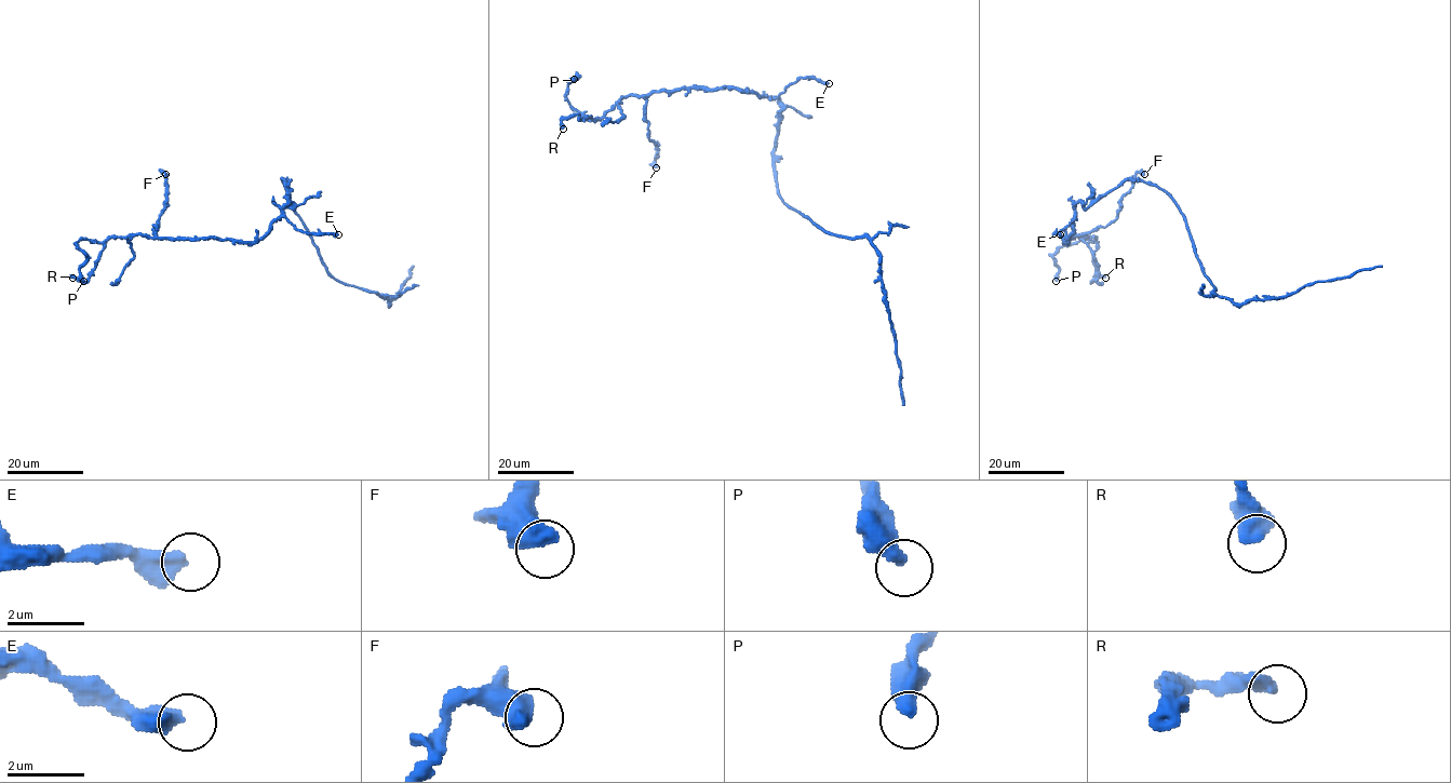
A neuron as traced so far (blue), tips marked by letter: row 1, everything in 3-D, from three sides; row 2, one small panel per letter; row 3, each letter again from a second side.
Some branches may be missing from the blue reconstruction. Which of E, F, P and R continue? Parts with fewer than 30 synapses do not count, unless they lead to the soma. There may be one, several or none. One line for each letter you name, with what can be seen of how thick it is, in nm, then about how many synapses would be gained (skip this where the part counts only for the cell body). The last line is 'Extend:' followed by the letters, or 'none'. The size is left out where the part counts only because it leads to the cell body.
Extend: none

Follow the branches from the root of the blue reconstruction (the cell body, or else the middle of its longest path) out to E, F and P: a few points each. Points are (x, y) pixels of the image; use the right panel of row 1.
E: (1131, 179), (1123, 180), (1087, 207), (1078, 202), (1075, 217), (1055, 233), (1060, 234)
F: (1131, 179), (1123, 180), (1087, 207), (1078, 202), (1073, 232), (1064, 241), (1110, 225), (1136, 174), (1144, 174)
P: (1131, 179), (1087, 207), (1075, 204), (1064, 241), (1074, 234), (1097, 242), (1060, 246), (1056, 281)

